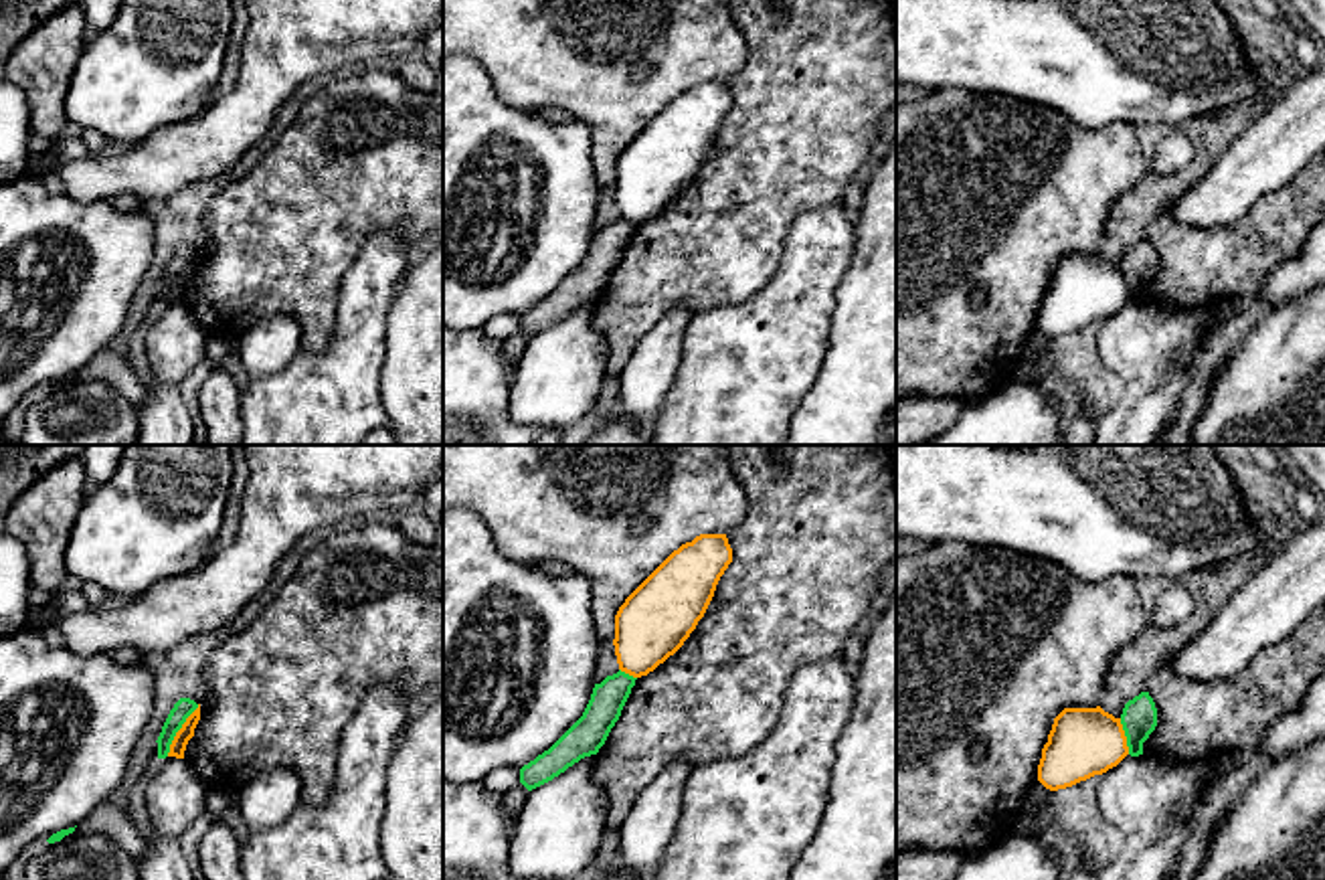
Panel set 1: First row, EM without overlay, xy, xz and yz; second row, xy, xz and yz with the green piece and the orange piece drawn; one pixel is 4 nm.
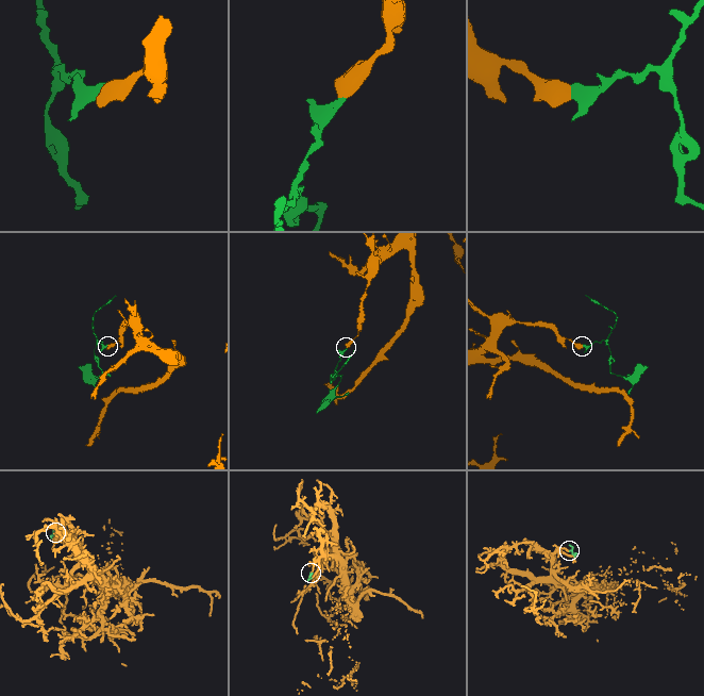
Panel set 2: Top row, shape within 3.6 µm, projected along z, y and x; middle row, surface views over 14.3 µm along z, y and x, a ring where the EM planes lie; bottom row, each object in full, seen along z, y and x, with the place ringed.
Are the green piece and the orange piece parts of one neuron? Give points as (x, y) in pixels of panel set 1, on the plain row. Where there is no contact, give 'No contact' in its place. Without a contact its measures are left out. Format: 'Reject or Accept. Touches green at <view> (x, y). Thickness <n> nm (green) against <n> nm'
Reject. Touches green at xy (179, 276). Thickness 80 nm (green) against 60 nm

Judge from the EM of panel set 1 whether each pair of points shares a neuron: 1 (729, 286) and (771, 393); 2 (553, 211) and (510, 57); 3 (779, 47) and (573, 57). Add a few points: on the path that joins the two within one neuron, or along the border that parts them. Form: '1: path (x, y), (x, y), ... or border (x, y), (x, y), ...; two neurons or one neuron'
1: border (773, 276), (741, 302), (713, 304), (692, 314); two neurons
2: border (490, 79), (504, 102), (539, 114); two neurons
3: border (735, 21), (747, 47), (747, 61), (725, 79); two neurons

